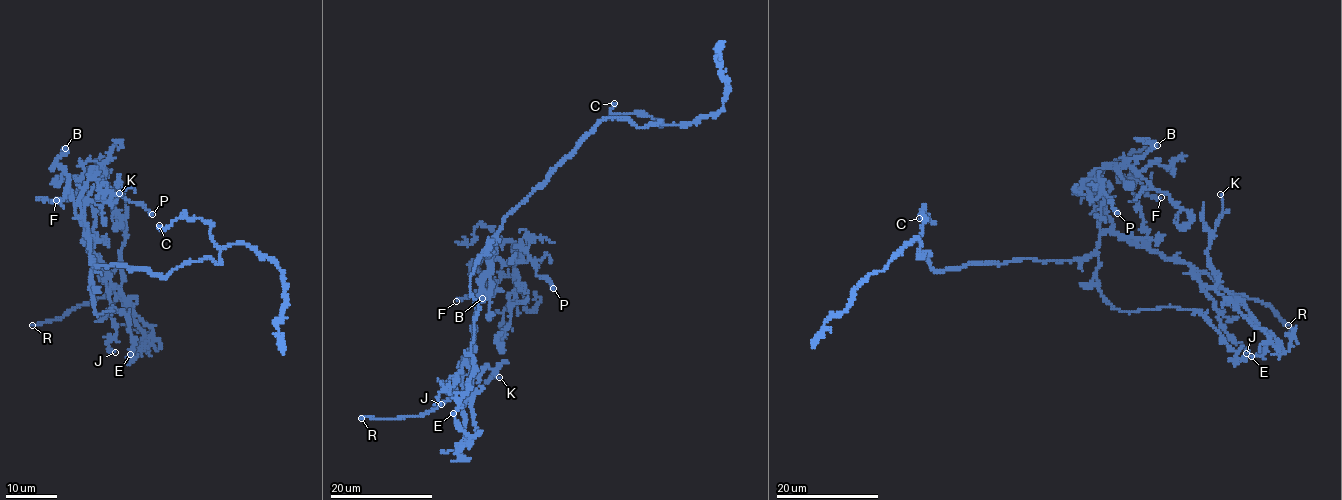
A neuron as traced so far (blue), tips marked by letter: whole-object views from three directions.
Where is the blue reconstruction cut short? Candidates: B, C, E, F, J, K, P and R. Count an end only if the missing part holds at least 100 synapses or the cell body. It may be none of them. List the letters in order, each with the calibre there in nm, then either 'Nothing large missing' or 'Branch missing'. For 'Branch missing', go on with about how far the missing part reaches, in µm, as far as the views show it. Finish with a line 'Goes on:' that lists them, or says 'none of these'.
B: Thickness 320 nm. Nothing large missing
C: Thickness 130 nm. Nothing large missing
E: Thickness 150 nm. Nothing large missing
F: Thickness 100 nm. Nothing large missing
J: Thickness 80 nm. Nothing large missing
K: Thickness 150 nm. Nothing large missing
P: Thickness 170 nm. Nothing large missing
R: Thickness 240 nm. Branch missing. Missing length about 110 µm
Goes on: R

